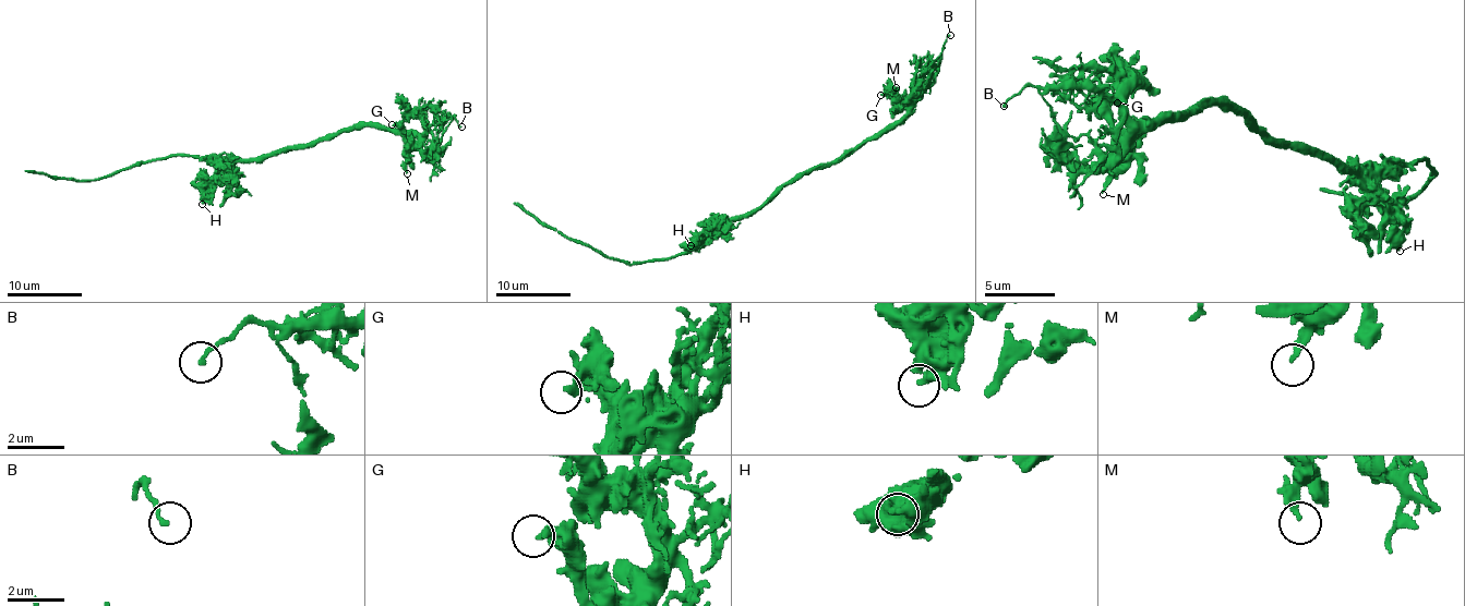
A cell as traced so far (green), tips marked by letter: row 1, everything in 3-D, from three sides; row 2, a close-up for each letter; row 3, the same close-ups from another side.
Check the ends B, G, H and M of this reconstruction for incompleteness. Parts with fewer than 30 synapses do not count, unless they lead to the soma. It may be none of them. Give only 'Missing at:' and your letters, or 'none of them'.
Missing at: none of them

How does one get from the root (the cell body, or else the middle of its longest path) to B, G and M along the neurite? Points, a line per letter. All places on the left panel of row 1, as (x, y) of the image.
B: (269, 157), (303, 149), (324, 136), (358, 126), (423, 134), (454, 116), (461, 126)
G: (269, 157), (303, 149), (324, 136), (358, 126), (403, 129), (418, 140), (407, 142), (403, 130), (392, 124)
M: (269, 157), (303, 149), (324, 136), (358, 126), (403, 129), (418, 140), (408, 157), (407, 173)

